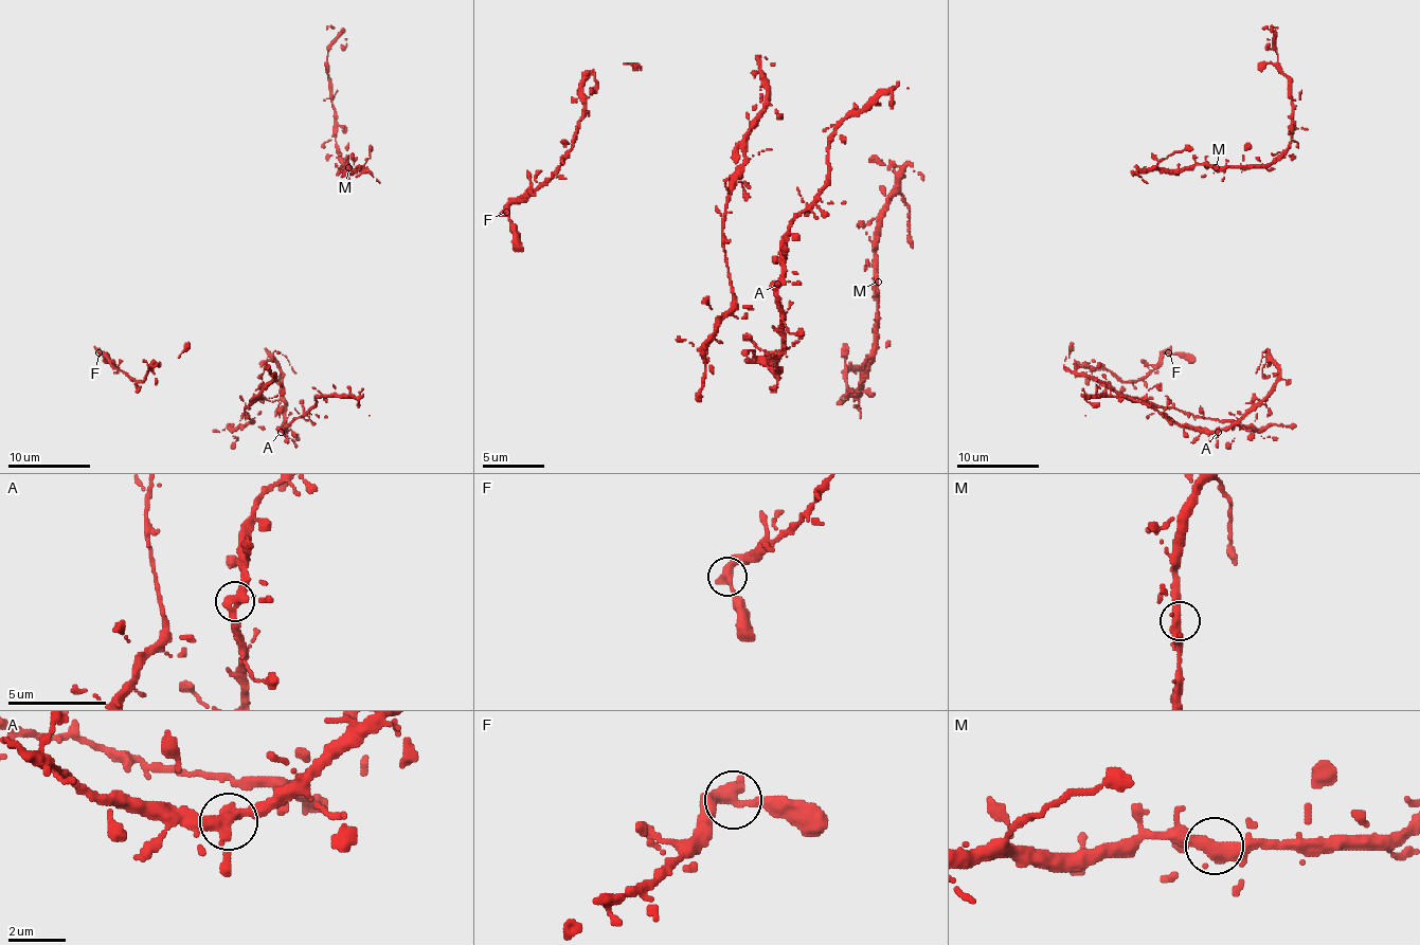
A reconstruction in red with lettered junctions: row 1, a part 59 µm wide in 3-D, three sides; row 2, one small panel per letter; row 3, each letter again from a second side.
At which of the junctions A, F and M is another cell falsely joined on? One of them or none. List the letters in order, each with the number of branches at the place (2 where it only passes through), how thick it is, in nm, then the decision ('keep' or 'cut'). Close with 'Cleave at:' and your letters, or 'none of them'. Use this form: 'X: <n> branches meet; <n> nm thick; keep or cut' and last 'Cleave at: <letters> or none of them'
A: 2 branches meet; 460 nm thick; keep
F: 2 branches meet; 400 nm thick; keep
M: 2 branches meet; 440 nm thick; keep
Cleave at: none of them

